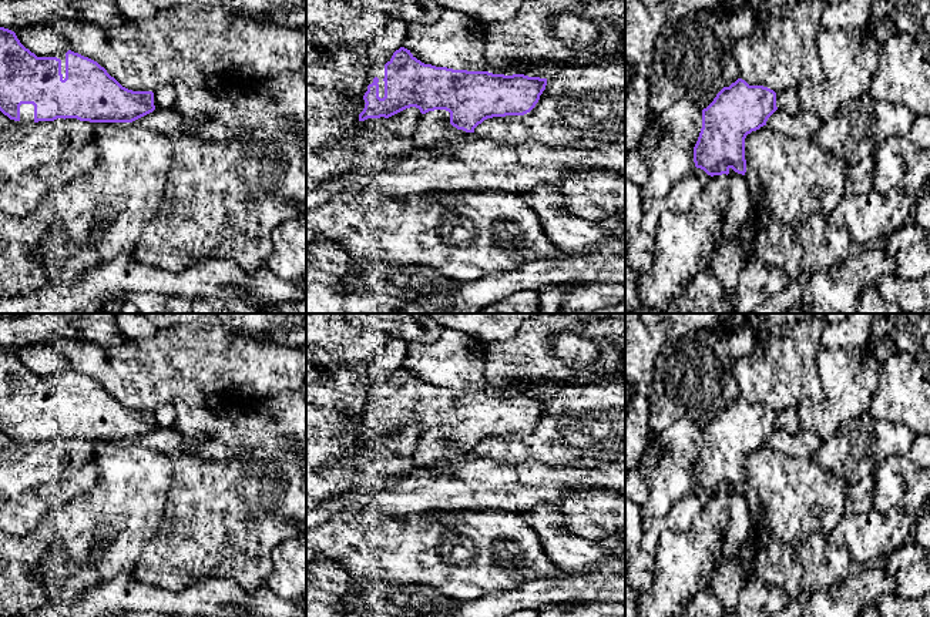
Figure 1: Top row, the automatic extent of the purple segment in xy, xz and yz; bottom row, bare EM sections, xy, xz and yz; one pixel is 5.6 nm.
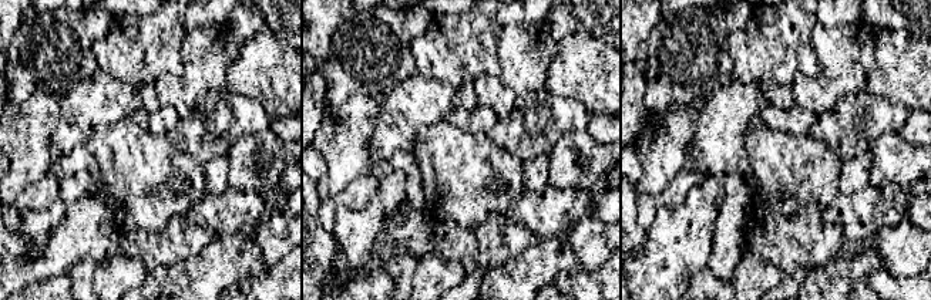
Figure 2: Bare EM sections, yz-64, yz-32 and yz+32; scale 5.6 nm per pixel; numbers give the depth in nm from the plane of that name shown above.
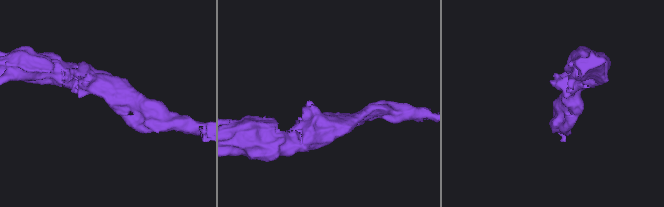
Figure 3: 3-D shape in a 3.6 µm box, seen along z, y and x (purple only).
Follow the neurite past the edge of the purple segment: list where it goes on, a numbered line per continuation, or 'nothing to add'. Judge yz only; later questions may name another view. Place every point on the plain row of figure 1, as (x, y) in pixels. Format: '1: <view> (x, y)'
nothing to add

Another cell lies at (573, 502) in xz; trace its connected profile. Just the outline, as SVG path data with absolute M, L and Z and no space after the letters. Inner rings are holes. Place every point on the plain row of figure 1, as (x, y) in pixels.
M573 489L555 503L564 514L602 517L604 530L611 534L620 532L620 520L625 516L625 496L604 489Z

